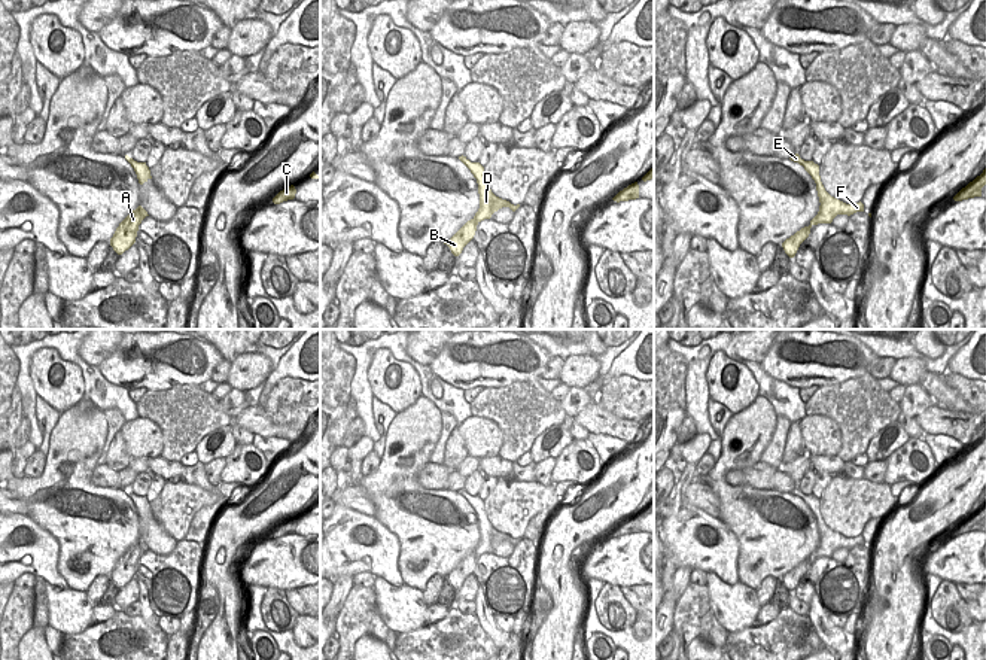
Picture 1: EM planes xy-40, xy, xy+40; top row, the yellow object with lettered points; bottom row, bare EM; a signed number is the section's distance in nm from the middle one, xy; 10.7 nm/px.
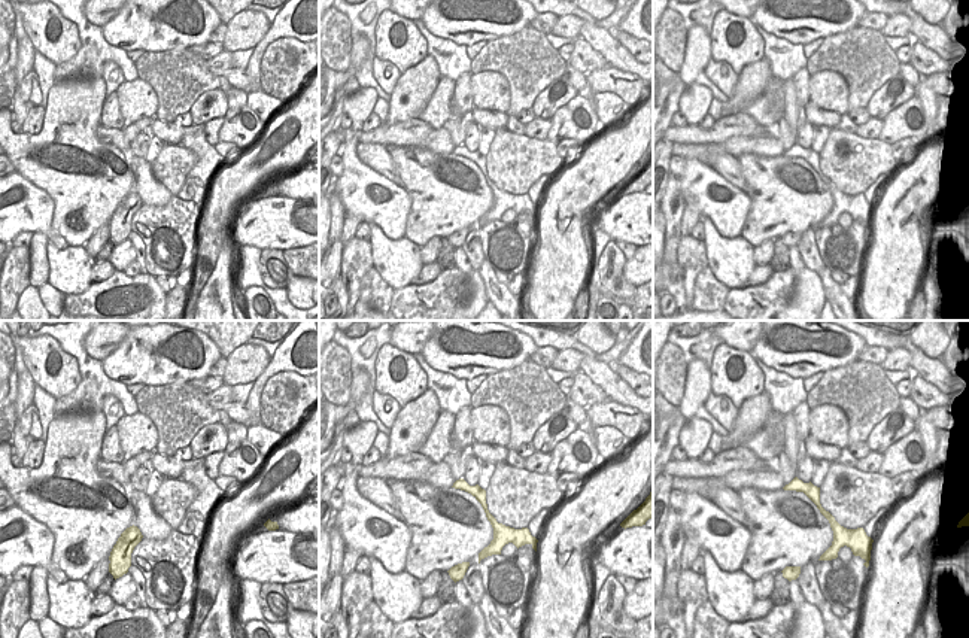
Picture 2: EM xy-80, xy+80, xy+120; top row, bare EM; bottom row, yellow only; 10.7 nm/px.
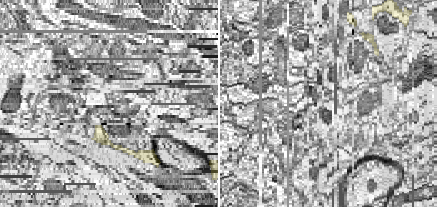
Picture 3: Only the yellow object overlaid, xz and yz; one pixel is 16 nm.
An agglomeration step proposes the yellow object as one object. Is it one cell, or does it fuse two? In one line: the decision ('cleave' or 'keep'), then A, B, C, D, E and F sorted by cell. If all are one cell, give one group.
cleave; groups A B / C D E F

